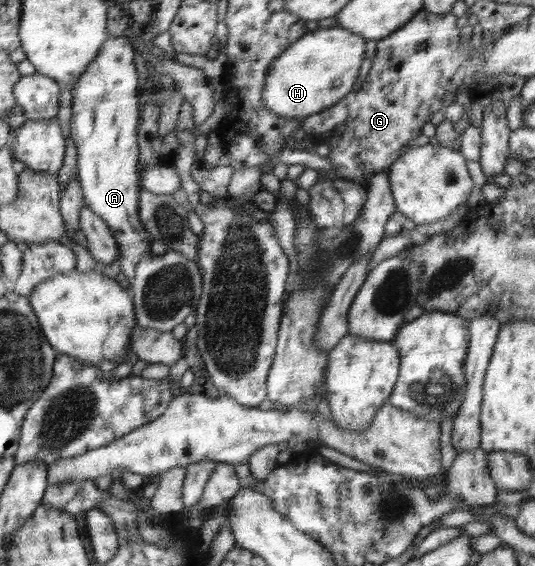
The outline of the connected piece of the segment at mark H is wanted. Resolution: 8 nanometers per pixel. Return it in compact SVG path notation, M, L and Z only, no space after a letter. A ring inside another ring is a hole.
M341 26L309 31L271 63L261 93L263 104L278 116L304 119L341 101L359 77L367 41Z

